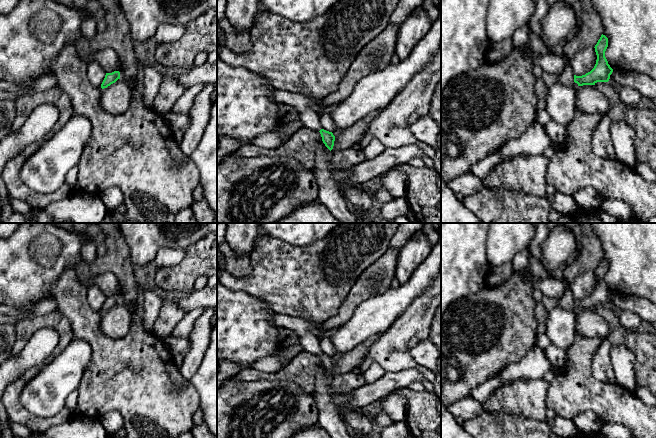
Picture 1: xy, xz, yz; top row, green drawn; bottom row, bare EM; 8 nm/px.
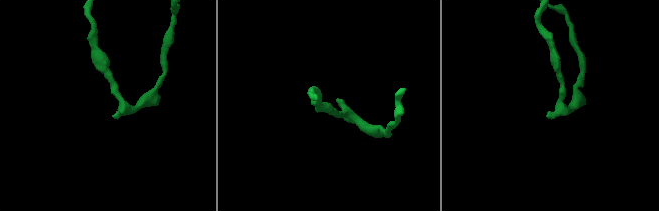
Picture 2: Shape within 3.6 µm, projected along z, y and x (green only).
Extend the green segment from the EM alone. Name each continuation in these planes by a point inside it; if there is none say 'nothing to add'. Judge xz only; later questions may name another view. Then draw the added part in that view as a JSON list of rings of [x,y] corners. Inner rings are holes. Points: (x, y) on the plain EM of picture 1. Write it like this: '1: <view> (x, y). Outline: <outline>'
1: xz (305, 329). Outline: [[[275,314],[270,319],[270,322],[279,328],[286,328],[294,331],[299,336],[300,344],[304,348],[304,351],[315,355],[320,355],[322,353],[319,345],[320,340],[315,333],[319,330],[322,323],[285,314]]]

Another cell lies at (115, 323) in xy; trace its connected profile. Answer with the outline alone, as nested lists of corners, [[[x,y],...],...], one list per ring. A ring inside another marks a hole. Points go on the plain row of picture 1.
[[[118,303],[107,312],[102,313],[100,331],[112,338],[124,337],[130,328],[132,321],[132,308]]]

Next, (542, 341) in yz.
[[[545,332],[537,333],[536,345],[543,350],[546,349],[549,345],[551,345],[551,342]]]

